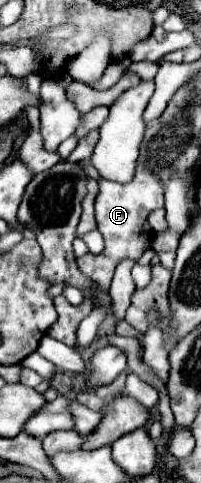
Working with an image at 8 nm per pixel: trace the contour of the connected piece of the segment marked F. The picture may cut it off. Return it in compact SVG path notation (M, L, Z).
M138 160L132 182L118 184L106 178L98 180L98 196L94 208L98 230L104 236L104 250L100 254L86 254L82 258L76 258L76 264L80 272L86 278L90 278L90 282L98 292L108 292L116 264L124 258L140 260L140 256L146 252L148 242L154 236L154 230L150 228L146 218L152 210L164 208L164 188L160 178L156 178L156 174L152 174L152 170L148 170L148 166L144 166L144 162Z

